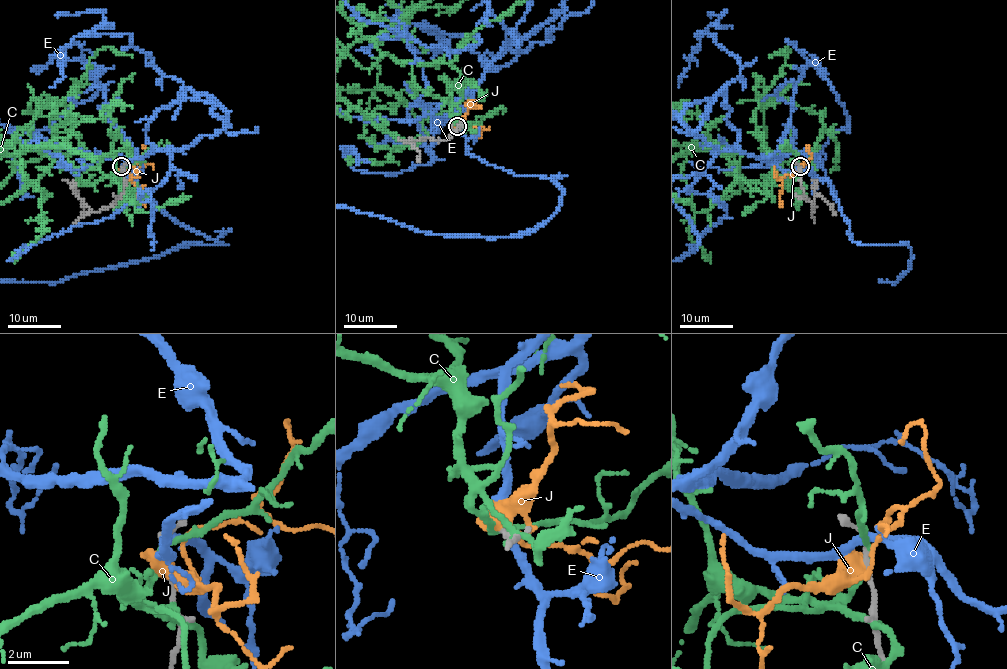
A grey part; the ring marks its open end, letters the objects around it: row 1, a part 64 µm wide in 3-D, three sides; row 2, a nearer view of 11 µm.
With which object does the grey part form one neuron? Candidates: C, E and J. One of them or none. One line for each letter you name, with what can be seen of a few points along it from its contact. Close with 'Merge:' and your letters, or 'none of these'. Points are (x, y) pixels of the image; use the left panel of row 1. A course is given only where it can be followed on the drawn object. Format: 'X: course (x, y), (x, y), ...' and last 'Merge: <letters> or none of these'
Merge: none of these

